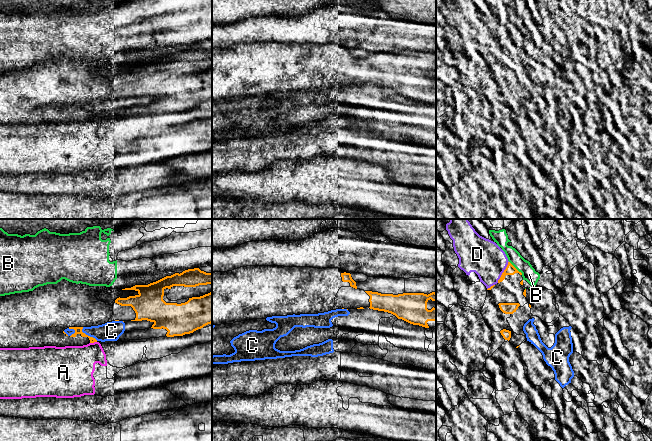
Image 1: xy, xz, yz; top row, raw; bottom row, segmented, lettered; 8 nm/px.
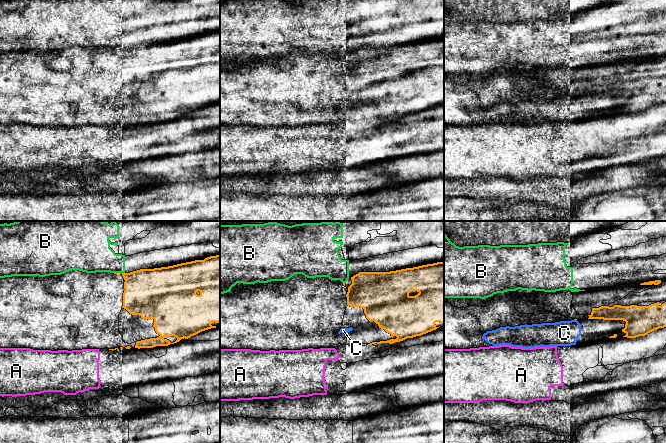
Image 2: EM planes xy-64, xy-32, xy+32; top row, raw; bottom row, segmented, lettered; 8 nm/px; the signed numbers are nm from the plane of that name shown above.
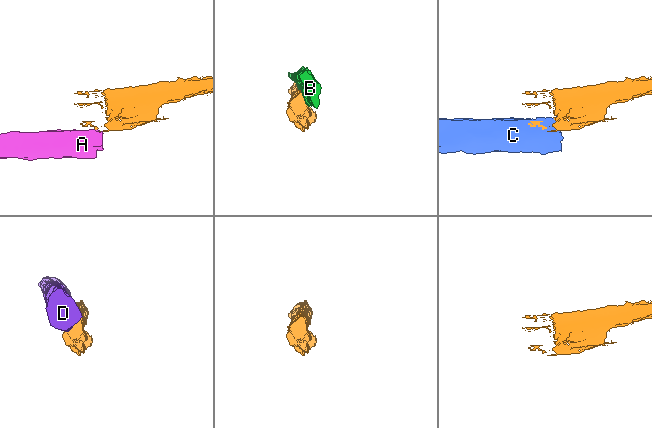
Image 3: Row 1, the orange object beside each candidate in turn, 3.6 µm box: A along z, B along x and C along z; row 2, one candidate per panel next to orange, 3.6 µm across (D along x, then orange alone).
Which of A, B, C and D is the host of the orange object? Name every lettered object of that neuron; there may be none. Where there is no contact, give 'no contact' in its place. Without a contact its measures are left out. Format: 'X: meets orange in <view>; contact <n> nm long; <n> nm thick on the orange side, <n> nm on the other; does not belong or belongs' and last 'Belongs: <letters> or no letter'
A: meets orange in xy; contact 60 nm long; 60 nm thick on the orange side, 340 nm on the other; does not belong
B: meets orange in yz; contact 160 nm long; 80 nm thick on the orange side, 120 nm on the other; does not belong
C: meets orange in xy; contact 170 nm long; 60 nm thick on the orange side, 160 nm on the other; does not belong
D: meets orange in yz; contact 200 nm long; 80 nm thick on the orange side, 280 nm on the other; does not belong
Belongs: no letter

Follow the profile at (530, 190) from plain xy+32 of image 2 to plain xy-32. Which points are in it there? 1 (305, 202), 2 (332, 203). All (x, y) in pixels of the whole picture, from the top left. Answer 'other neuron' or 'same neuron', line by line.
1: other neuron
2: other neuron

